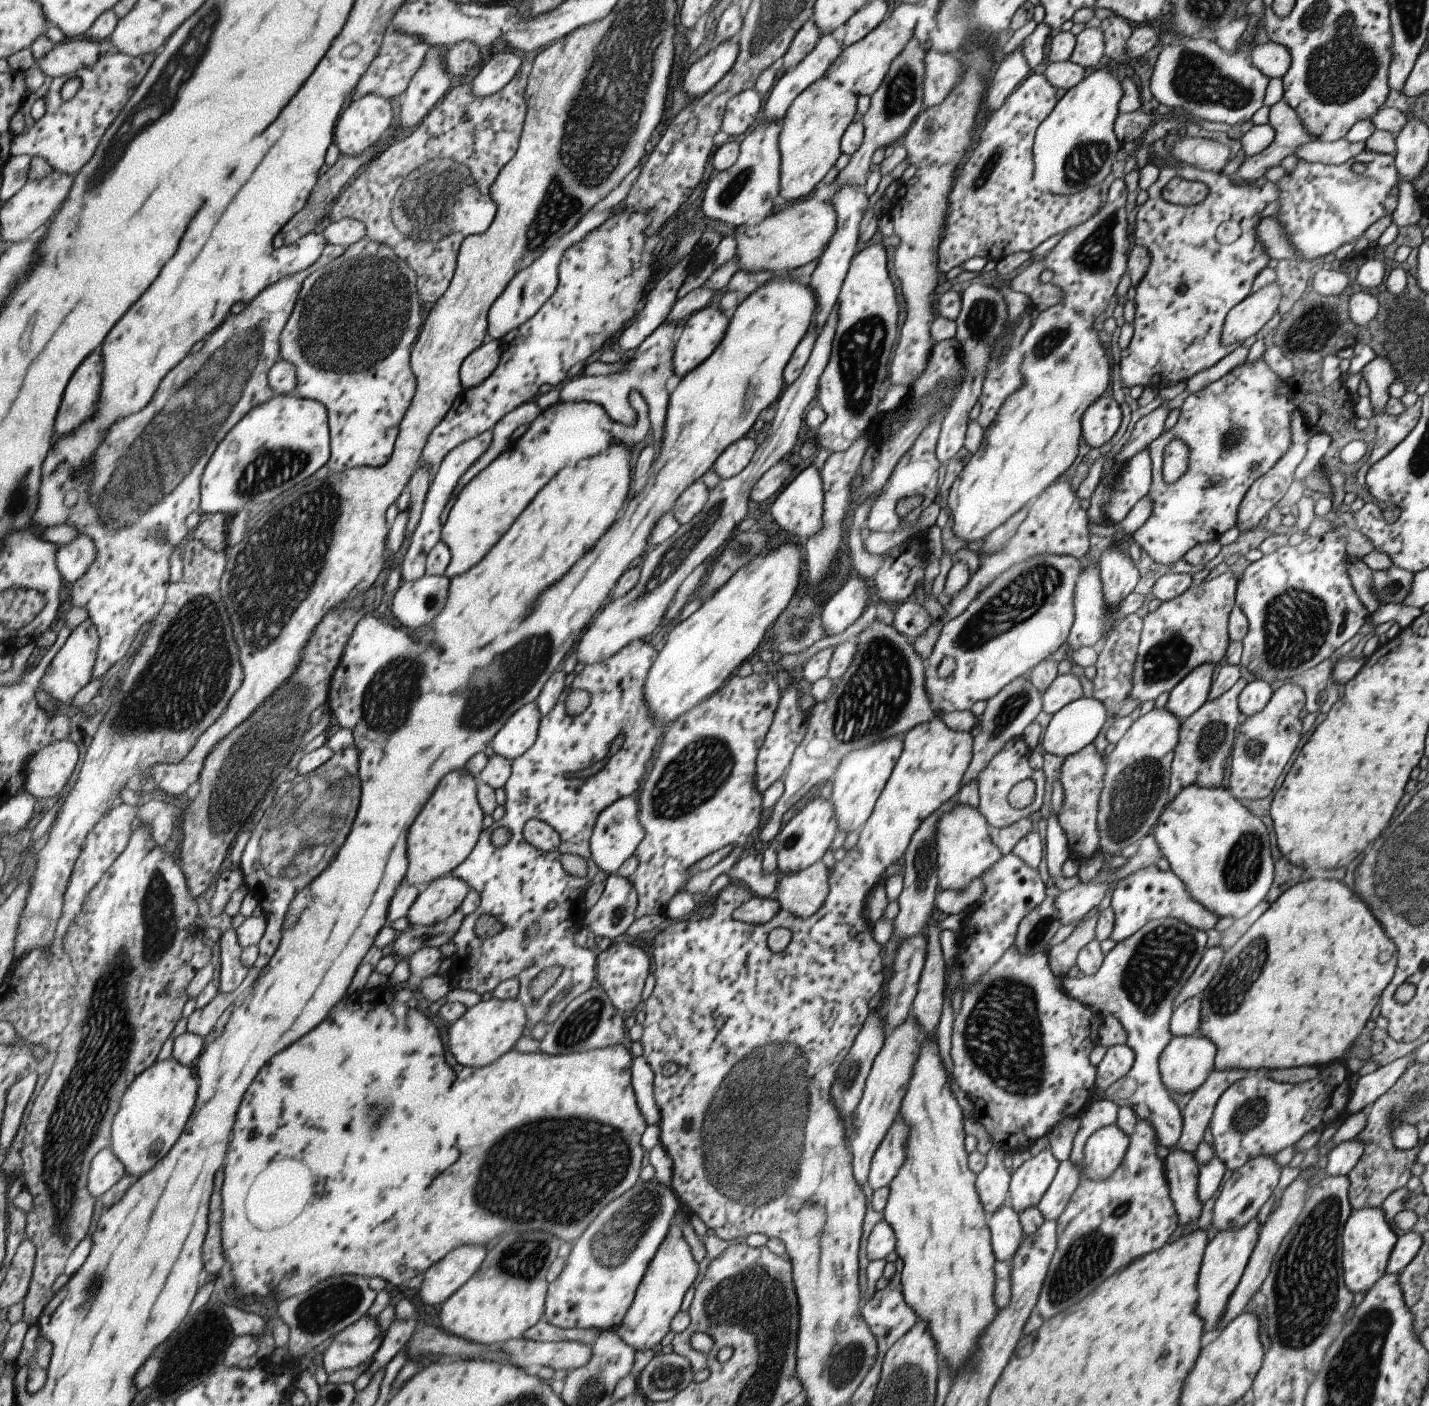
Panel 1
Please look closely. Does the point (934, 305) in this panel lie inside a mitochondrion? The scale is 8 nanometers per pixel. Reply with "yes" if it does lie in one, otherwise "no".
no

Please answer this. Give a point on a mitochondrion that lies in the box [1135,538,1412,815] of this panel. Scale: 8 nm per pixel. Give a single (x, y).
(1295, 624)

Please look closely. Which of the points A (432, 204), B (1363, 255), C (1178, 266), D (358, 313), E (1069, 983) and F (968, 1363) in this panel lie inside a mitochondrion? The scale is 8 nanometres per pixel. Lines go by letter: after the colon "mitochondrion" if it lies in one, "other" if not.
A: mitochondrion
B: other
C: other
D: mitochondrion
E: other
F: other

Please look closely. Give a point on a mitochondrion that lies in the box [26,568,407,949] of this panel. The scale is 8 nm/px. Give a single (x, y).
(200, 633)

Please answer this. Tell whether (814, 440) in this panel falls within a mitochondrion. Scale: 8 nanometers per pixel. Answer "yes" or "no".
no

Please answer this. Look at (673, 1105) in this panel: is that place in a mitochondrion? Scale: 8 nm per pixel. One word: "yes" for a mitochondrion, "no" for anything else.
no

